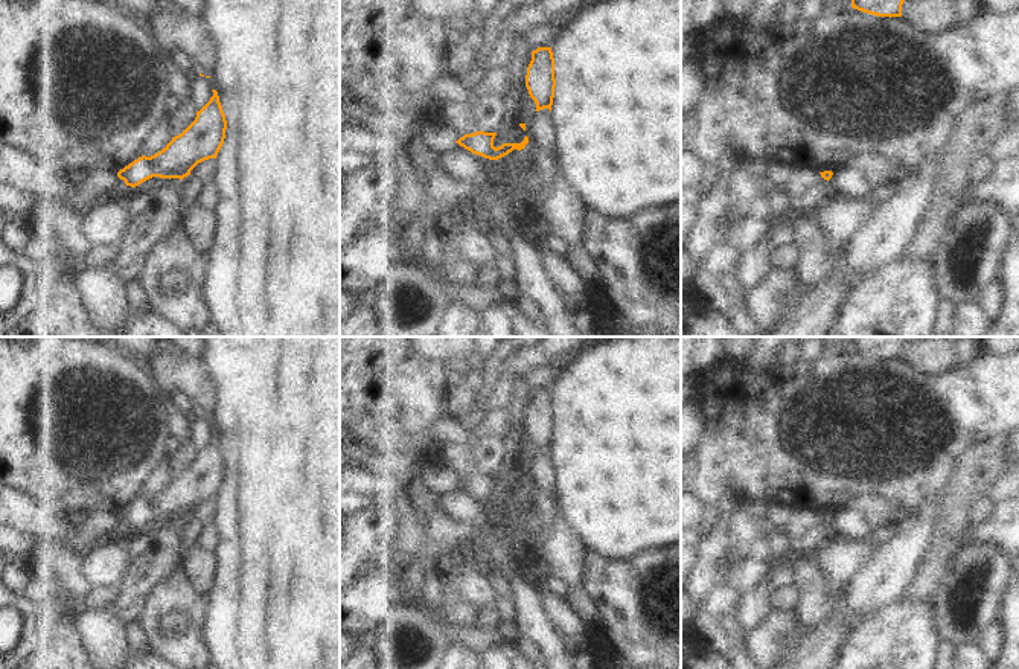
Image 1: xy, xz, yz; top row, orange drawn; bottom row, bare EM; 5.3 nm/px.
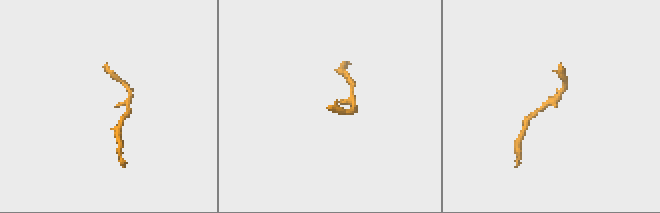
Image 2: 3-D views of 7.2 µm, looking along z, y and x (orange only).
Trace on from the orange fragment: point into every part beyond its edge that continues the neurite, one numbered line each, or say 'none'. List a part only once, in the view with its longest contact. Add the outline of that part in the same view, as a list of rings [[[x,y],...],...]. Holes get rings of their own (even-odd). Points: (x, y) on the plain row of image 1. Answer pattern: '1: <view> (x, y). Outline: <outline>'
none.

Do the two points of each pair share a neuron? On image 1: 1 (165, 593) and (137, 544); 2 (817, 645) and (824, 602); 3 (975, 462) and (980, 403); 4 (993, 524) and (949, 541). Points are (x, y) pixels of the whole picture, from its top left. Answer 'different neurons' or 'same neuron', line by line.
1: different neurons
2: different neurons
3: different neurons
4: different neurons

